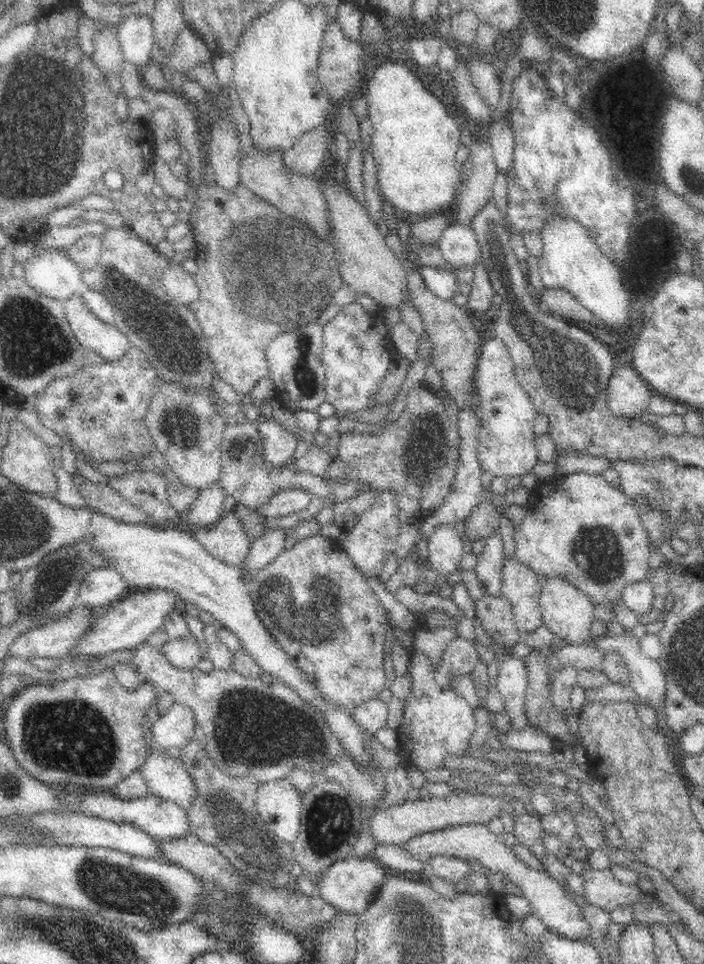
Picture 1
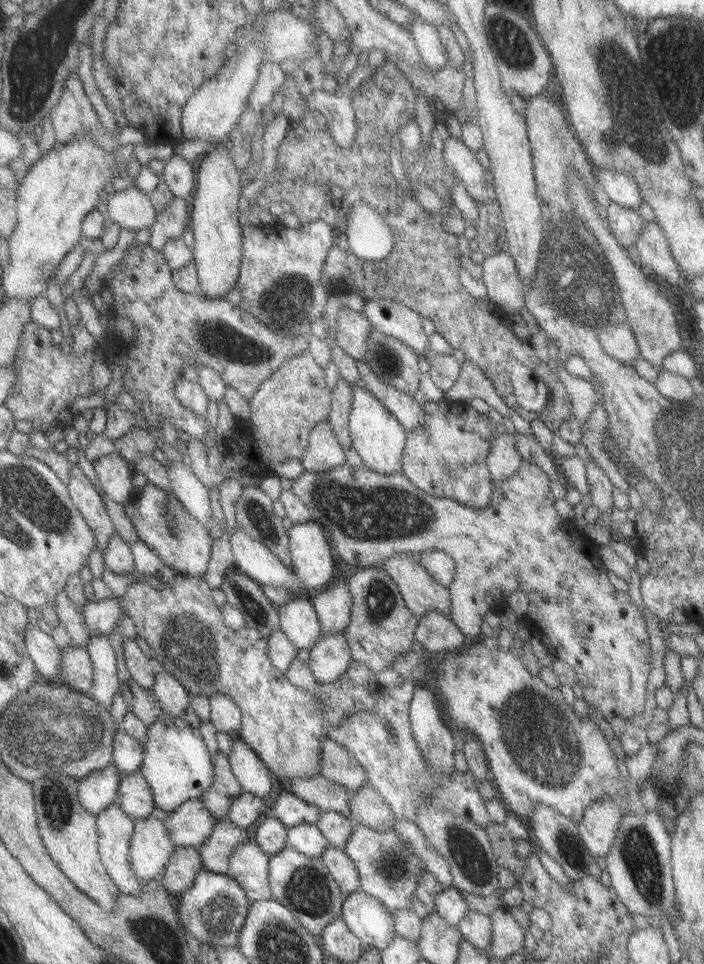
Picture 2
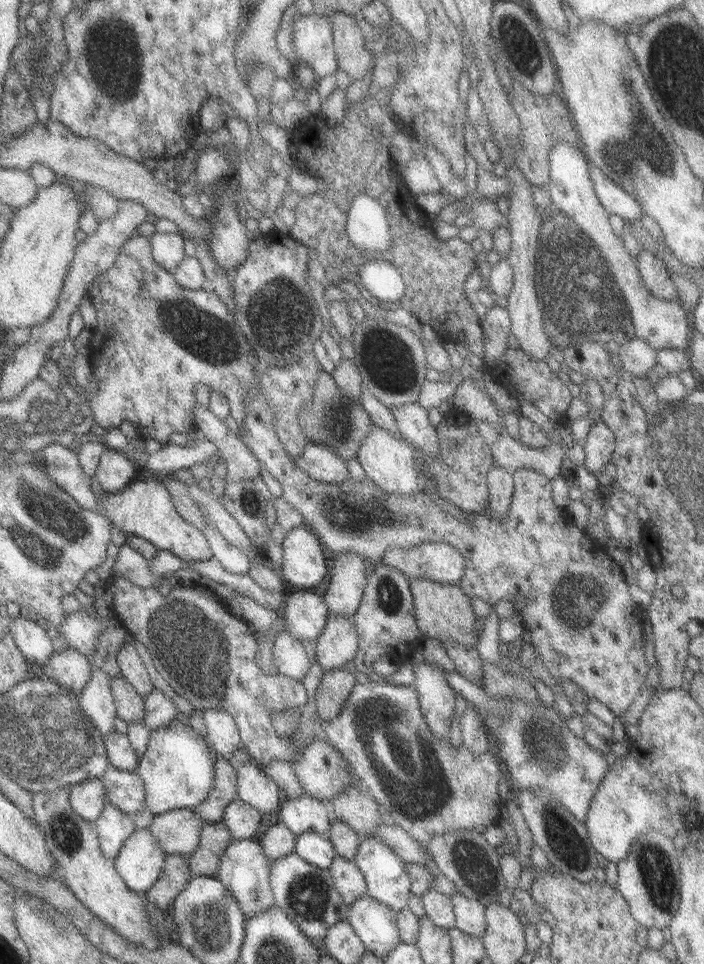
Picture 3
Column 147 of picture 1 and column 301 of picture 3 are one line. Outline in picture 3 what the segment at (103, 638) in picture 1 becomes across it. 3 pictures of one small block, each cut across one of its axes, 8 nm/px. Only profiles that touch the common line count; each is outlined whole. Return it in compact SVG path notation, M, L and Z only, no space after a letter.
M300 591L285 598L281 615L285 631L300 640L314 642L327 624L329 613L322 596Z

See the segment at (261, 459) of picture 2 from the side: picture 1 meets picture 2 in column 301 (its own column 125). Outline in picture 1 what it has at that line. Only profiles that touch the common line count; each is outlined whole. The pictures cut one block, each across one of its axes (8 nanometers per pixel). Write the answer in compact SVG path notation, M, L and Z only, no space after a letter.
M131 348L116 361L84 366L70 378L58 378L33 401L34 411L44 429L60 436L63 444L82 452L84 461L96 468L103 462L135 456L138 461L156 445L146 425L147 413L160 382L156 369L139 349Z

